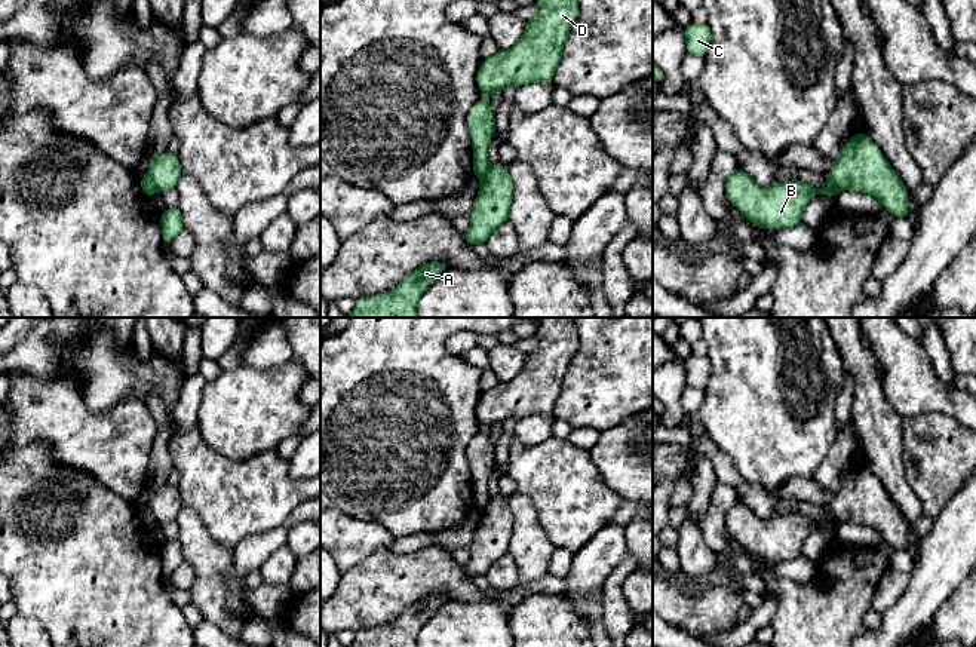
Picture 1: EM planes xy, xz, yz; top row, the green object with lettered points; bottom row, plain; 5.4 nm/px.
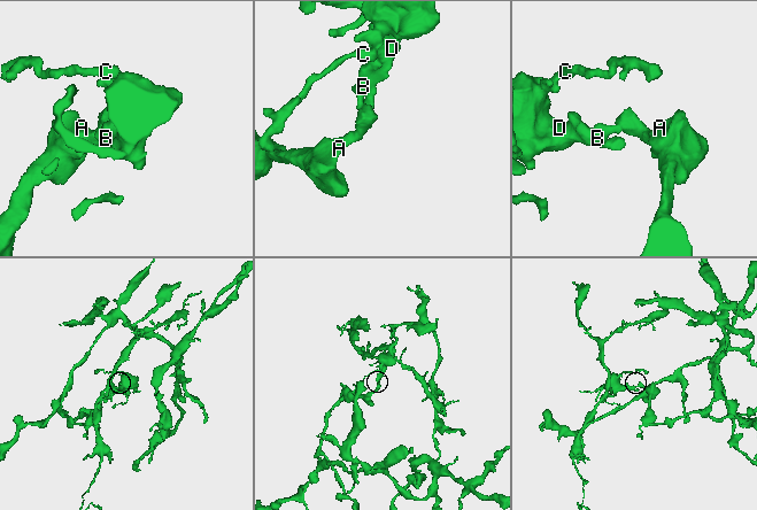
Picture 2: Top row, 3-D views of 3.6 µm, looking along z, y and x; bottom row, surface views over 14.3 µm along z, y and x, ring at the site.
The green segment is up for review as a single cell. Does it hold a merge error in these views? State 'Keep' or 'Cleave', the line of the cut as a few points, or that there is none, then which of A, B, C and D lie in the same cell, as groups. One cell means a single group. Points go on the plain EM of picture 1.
Cleave. Split along xy (147, 506), (157, 521). Groups: A / B C D

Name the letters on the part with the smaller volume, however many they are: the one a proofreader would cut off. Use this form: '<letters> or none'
B, C, D

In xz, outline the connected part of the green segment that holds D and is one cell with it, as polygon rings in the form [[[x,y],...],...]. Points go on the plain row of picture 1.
[[[540,318],[537,321],[538,346],[527,350],[527,359],[522,370],[510,381],[500,381],[495,387],[482,392],[476,417],[479,424],[485,424],[487,433],[478,432],[466,448],[466,457],[472,470],[473,481],[473,508],[479,512],[488,505],[491,496],[488,493],[488,478],[497,464],[495,448],[491,442],[491,429],[497,423],[506,423],[512,417],[546,416],[550,417],[553,407],[559,398],[565,374],[571,359],[578,350],[577,318]]]

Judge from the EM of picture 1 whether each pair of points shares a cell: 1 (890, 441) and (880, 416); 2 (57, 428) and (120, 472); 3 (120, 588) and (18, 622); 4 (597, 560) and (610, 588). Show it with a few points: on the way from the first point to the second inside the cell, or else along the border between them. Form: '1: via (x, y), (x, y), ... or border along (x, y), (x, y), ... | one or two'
1: via (884, 435), (880, 431), (880, 422) | one
2: via (73, 435), (77, 439), (91, 442), (104, 456) | one
3: border along (18, 613), (25, 618), (34, 618), (48, 631) | two
4: border along (628, 552), (602, 586), (601, 613) | two

